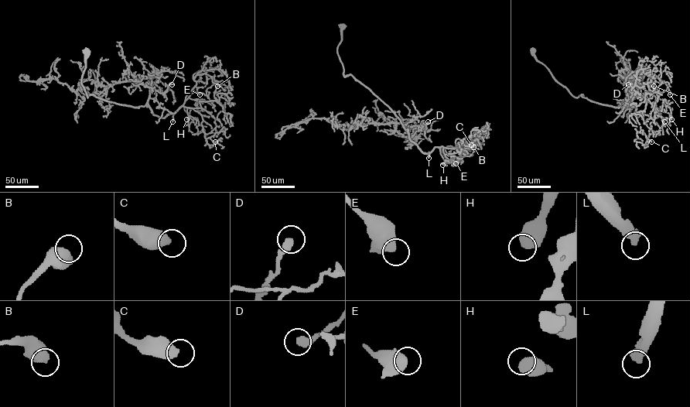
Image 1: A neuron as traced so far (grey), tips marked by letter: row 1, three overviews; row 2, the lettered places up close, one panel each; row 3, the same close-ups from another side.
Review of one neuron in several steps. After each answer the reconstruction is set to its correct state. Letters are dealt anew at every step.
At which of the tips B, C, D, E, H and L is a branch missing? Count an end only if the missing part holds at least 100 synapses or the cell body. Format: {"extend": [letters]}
{"extend": ["L"]}

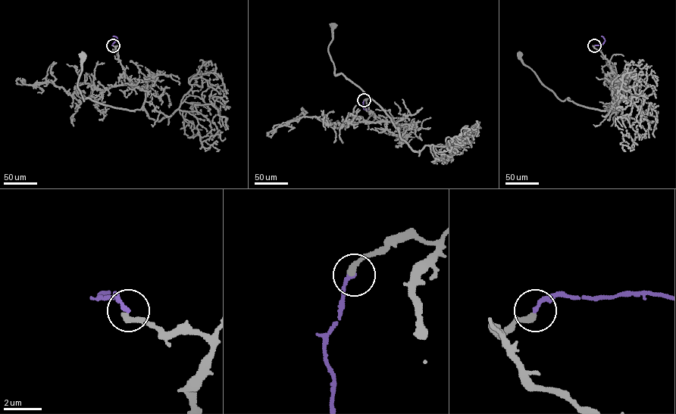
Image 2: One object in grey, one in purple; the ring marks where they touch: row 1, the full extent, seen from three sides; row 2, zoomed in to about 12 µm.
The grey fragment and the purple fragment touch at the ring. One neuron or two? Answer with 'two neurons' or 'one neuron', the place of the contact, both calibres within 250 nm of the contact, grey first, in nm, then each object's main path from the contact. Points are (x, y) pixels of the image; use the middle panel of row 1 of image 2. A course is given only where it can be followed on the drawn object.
two neurons | (364, 100) | 320/180 nm | grey via (364, 100), (378, 120), (396, 123), (360, 88), (341, 73), (335, 75), (328, 50), (333, 24) | purple via (364, 100), (363, 107), (367, 110), (364, 107)

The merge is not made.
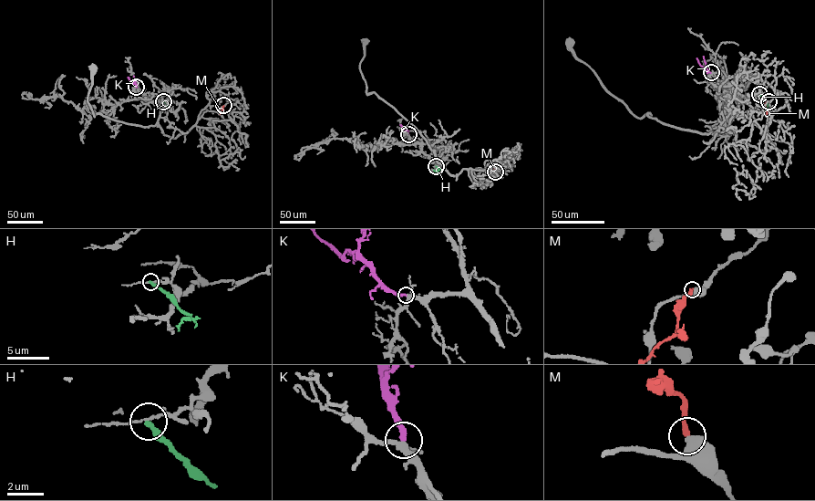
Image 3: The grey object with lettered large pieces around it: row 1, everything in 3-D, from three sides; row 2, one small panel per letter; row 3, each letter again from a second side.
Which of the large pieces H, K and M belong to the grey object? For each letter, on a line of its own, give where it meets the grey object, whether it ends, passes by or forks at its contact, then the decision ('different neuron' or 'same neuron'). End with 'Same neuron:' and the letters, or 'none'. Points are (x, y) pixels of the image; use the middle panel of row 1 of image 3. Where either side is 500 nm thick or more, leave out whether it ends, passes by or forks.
H: (436, 166) | it ends | different neuron
K: (408, 134) | it ends | same neuron
M: (495, 172) | different neuron
Same neuron: K

